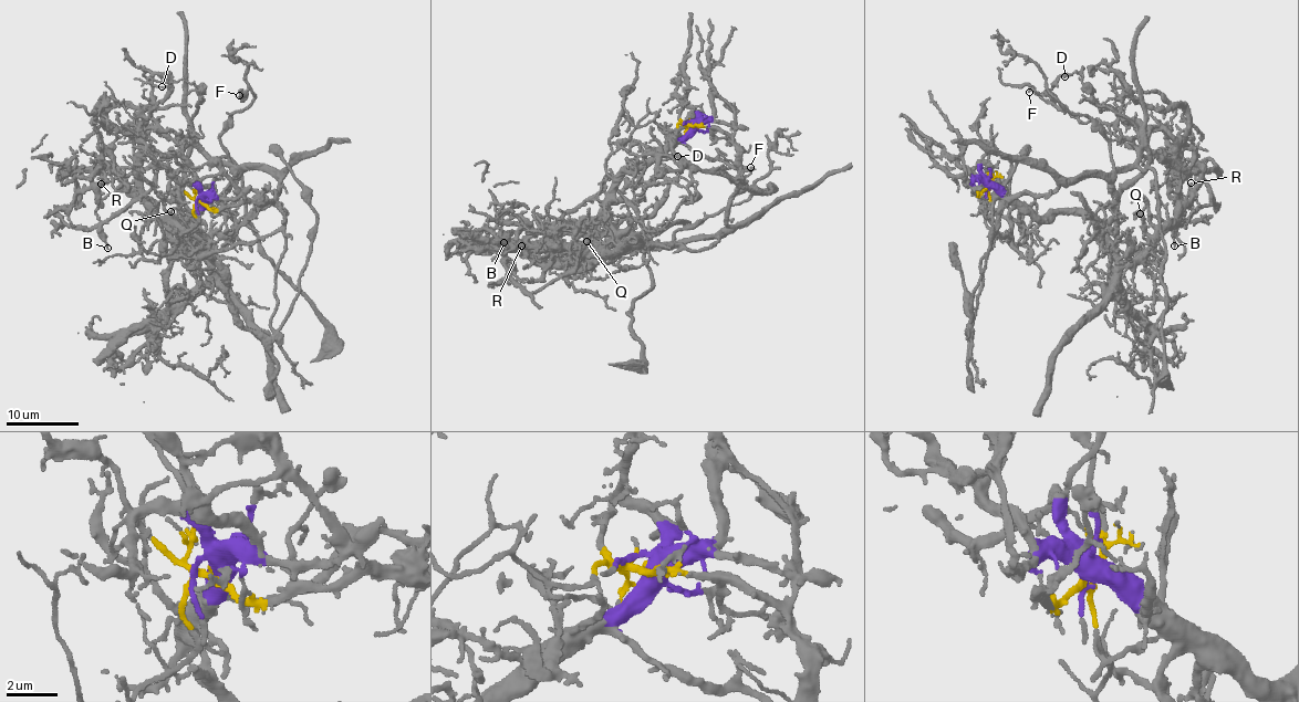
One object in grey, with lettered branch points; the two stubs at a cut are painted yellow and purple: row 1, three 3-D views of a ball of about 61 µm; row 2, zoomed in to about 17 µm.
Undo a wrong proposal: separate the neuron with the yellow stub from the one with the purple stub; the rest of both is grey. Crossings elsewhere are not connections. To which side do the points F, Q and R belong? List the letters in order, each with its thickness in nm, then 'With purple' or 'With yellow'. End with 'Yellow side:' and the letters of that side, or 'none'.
F: Thickness 170 nm. With yellow
Q: Thickness 150 nm. With purple
R: Thickness 100 nm. With purple
Yellow side: F

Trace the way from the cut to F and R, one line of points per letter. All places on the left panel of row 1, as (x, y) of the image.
F: (201, 201), (221, 210), (278, 199), (279, 179), (232, 166), (220, 139), (255, 95), (239, 96)
R: (203, 199), (186, 227), (168, 223), (176, 220), (207, 255), (112, 173), (95, 170), (97, 202), (100, 182)

